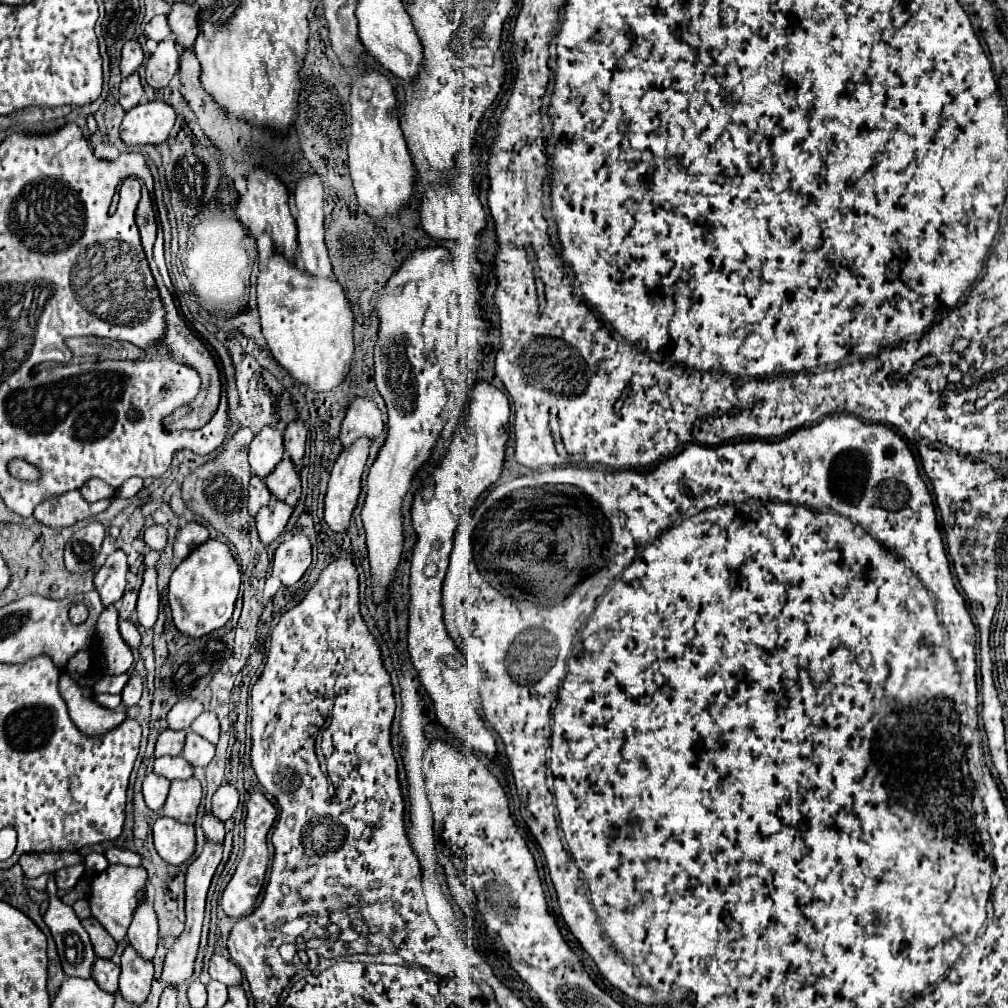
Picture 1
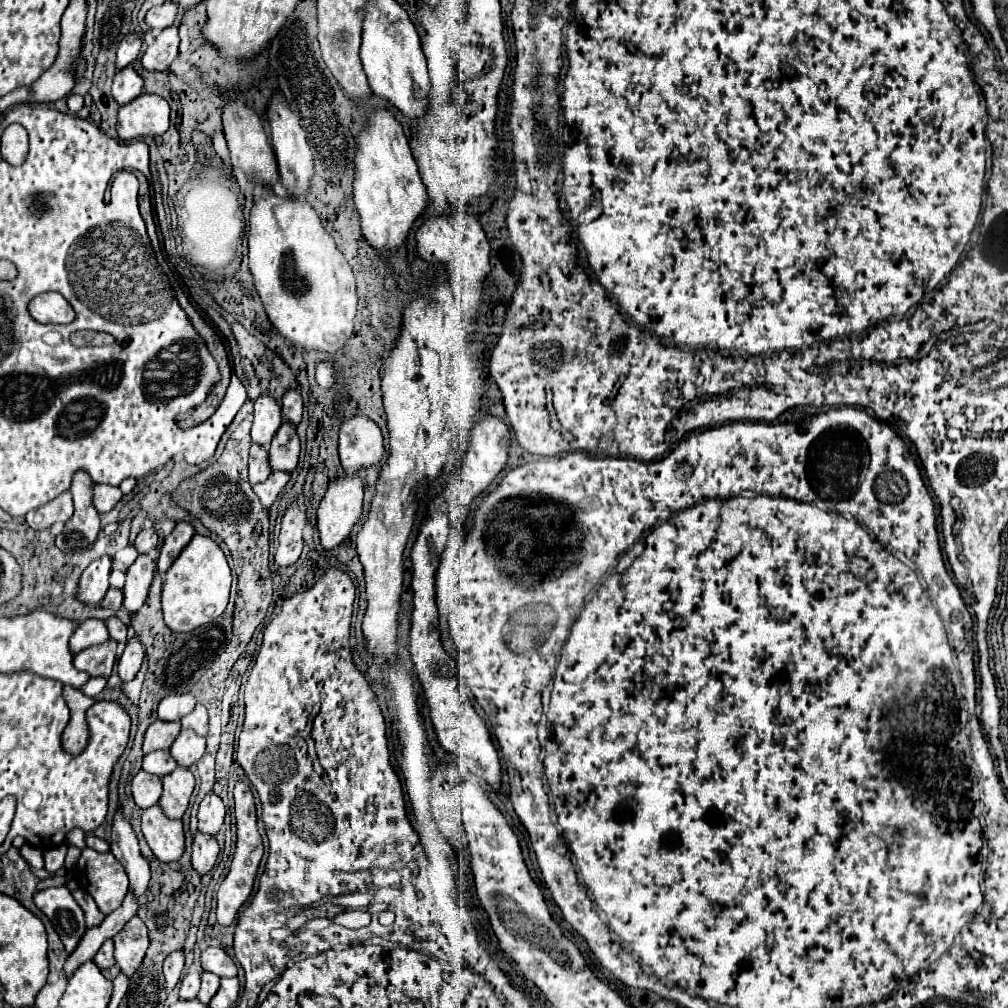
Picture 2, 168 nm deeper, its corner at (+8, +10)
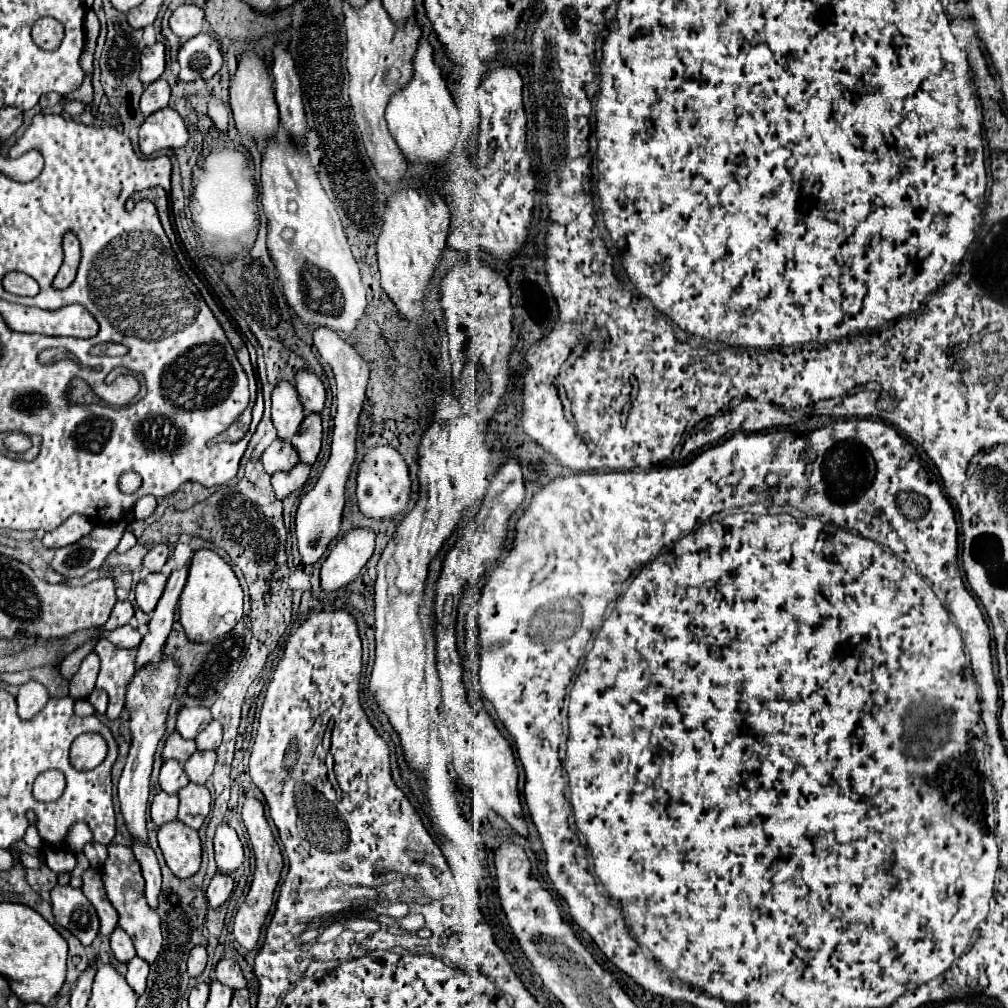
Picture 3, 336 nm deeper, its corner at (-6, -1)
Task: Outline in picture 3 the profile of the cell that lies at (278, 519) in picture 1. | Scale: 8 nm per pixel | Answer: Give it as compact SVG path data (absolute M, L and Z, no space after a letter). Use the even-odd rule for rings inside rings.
M298 462L290 472L280 472L280 474L272 474L272 488L276 492L278 500L284 500L286 496L290 496L294 490L302 488L304 482L308 480L310 474L310 466Z

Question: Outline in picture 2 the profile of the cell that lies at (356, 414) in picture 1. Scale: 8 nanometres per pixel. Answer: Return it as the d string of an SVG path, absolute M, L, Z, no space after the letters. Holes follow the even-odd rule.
M352 417L340 427L342 469L356 473L378 465L386 455L384 437L378 425L366 417Z

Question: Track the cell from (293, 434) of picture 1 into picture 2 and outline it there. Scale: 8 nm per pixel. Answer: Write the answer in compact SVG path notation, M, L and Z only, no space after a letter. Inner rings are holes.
M290 389L290 391L286 391L286 395L282 395L282 415L284 415L284 419L288 419L294 425L300 423L300 419L302 419L302 395L298 389Z

